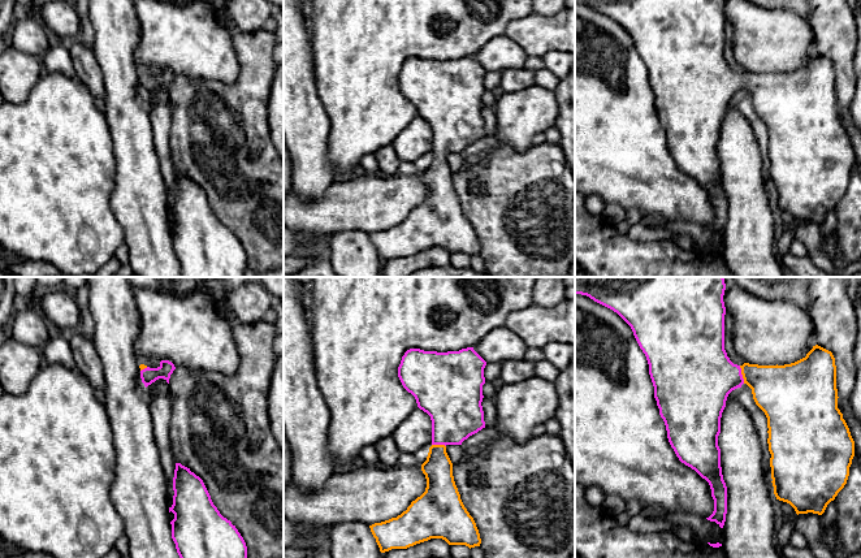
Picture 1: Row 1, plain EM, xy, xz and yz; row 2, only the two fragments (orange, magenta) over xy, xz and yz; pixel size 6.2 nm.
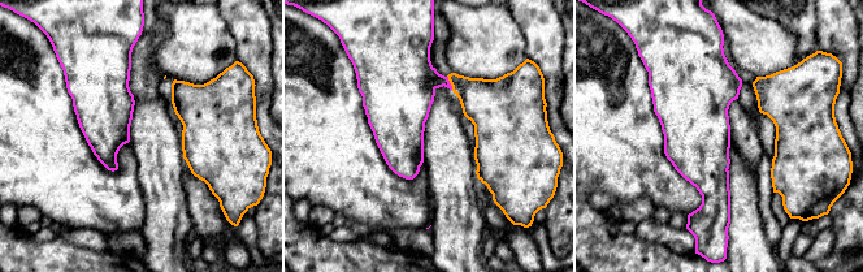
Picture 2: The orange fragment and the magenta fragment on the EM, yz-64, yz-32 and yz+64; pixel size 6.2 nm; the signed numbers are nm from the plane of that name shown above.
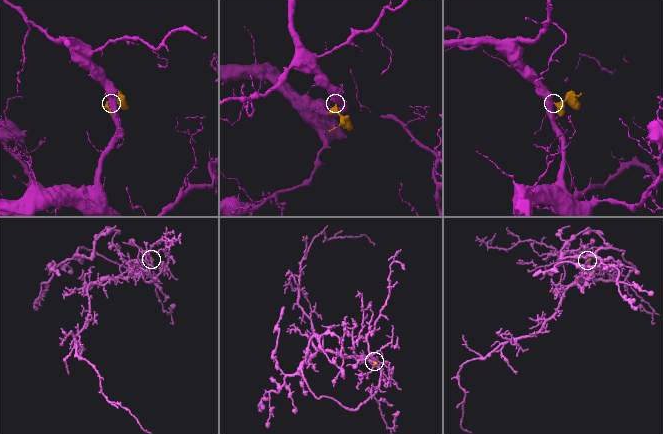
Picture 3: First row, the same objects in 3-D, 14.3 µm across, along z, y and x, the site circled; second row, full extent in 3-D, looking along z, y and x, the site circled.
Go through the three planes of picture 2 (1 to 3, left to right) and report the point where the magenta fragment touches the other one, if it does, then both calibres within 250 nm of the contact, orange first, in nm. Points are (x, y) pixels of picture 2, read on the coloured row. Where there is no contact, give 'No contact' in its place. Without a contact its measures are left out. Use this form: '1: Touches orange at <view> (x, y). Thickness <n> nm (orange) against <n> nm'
1: No contact
2: Touches orange at yz-32 (450, 82). Thickness 280 nm (orange) against 340 nm
3: No contact

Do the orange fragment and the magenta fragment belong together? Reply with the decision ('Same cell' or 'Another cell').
Same cell

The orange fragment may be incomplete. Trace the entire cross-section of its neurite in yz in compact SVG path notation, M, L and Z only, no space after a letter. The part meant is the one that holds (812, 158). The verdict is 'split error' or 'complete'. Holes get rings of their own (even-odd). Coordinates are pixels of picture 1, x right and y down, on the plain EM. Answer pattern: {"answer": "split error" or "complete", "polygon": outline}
{"answer": "split error", "polygon": "M575 0L616 21L632 38L646 65L654 107L665 130L667 147L682 172L695 178L711 198L714 220L706 226L723 237L727 195L721 176L721 126L728 103L747 92L756 113L767 126L770 176L776 208L789 212L796 222L822 224L844 196L854 165L854 150L838 117L836 74L831 60L815 53L805 66L784 74L734 73L724 59L724 0Z"}

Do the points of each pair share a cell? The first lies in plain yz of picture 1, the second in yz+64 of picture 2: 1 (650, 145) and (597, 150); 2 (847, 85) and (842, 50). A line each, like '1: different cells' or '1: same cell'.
1: same cell
2: same cell

